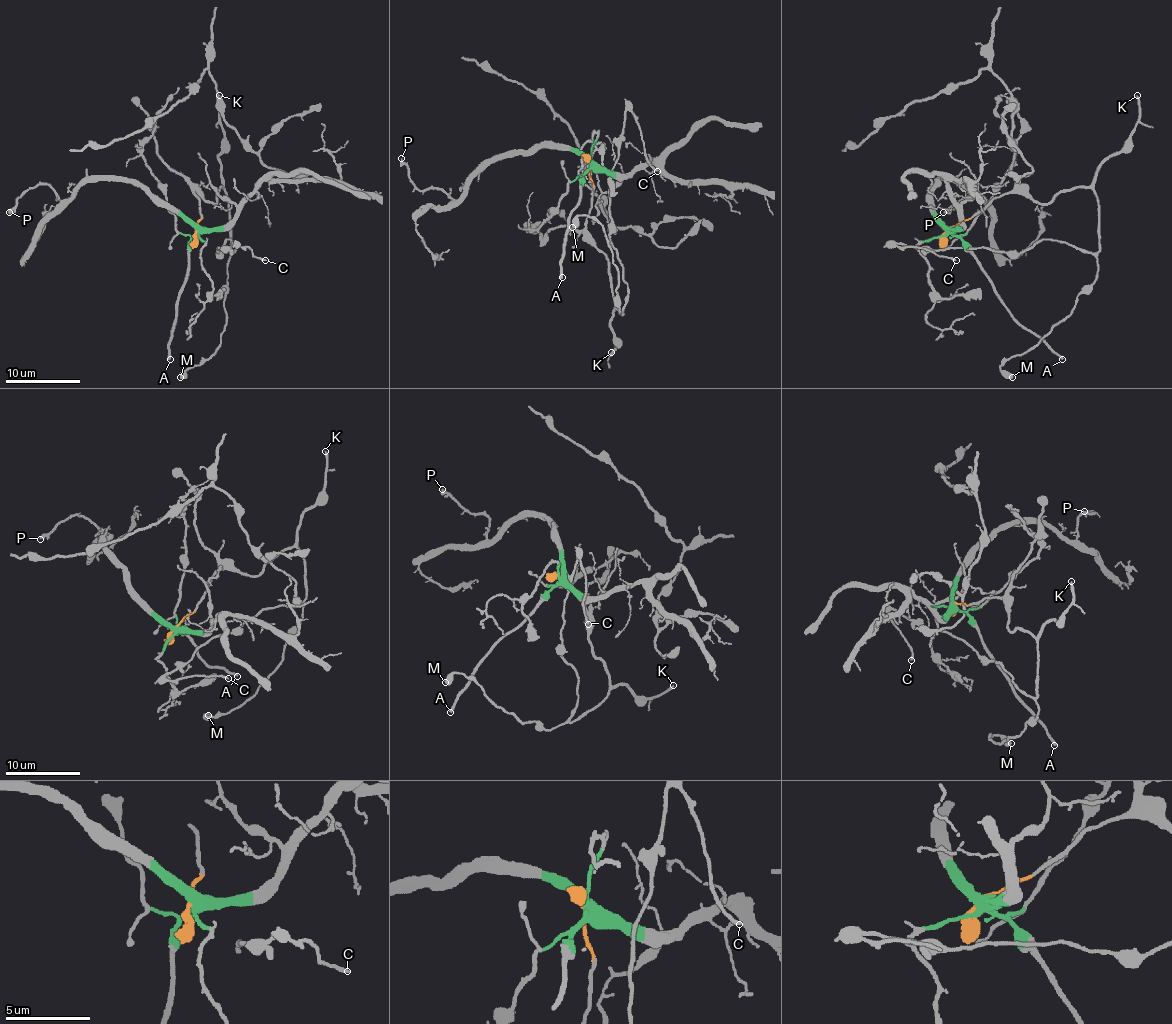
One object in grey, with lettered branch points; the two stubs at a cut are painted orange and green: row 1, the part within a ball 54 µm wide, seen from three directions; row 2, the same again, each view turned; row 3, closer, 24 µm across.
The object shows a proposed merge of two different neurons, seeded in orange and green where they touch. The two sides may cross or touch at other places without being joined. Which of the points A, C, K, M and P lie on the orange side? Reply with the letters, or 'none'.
C, K, M

